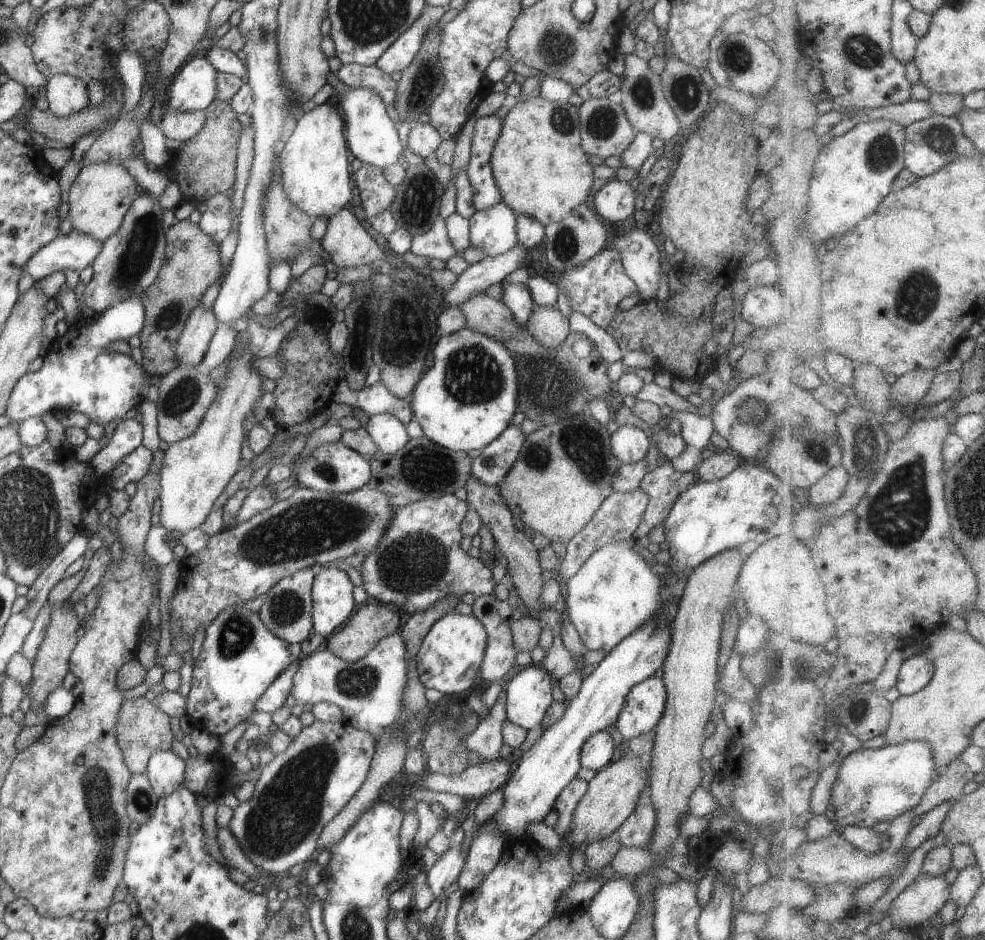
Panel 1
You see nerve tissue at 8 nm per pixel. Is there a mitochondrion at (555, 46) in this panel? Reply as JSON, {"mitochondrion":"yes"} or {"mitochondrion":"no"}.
{"mitochondrion":"yes"}

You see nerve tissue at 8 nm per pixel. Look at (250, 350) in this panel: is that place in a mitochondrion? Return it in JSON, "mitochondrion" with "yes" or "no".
{"mitochondrion":"no"}

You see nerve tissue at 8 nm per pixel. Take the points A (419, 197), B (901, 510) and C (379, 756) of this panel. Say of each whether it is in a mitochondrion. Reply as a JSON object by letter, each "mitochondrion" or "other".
{"A":"mitochondrion","B":"mitochondrion","C":"other"}

